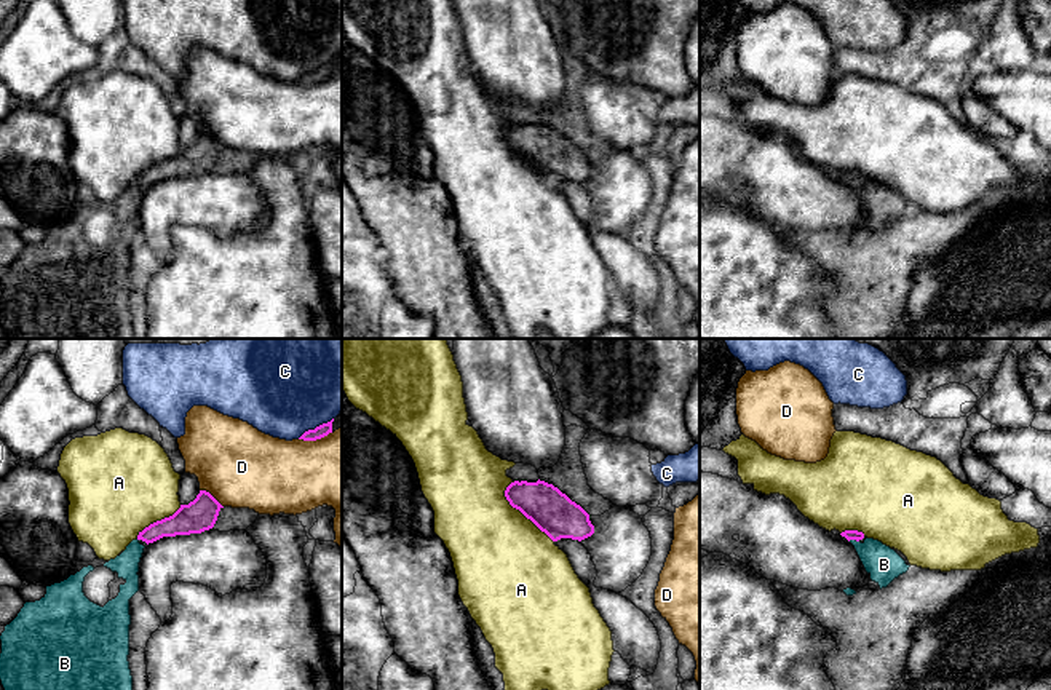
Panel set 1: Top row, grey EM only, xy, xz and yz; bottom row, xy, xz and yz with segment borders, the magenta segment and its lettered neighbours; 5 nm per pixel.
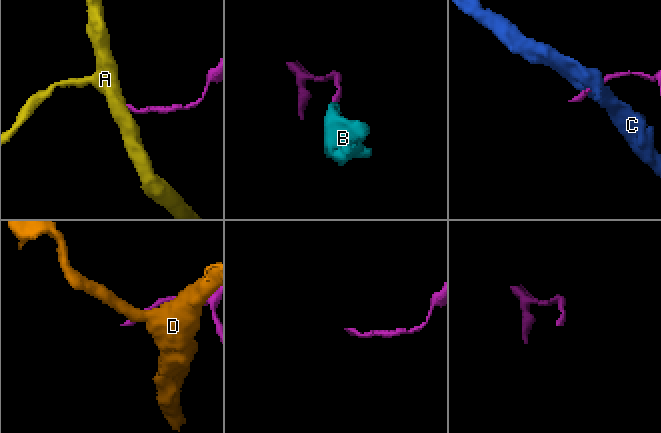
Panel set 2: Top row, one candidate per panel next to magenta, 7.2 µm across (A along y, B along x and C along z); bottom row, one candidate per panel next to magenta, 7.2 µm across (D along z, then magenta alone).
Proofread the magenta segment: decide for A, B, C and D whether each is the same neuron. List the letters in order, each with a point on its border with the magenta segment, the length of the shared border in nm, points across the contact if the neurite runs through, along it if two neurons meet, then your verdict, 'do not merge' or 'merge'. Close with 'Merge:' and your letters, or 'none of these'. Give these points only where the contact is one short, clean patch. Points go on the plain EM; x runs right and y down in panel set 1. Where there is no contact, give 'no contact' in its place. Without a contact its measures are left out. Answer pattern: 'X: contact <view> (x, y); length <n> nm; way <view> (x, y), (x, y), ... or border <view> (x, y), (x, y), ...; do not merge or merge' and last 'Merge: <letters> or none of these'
A: contact xz (521, 154); length 380 nm; border xz (511, 123), (505, 133), (505, 141), (553, 184); do not merge
B: contact yz (853, 181); length 60 nm; way yz (856, 178), (853, 181), (884, 206); merge
C: contact xy (317, 69); length 220 nm; do not merge
D: contact xy (315, 82); length 170 nm; do not merge
Merge: B

